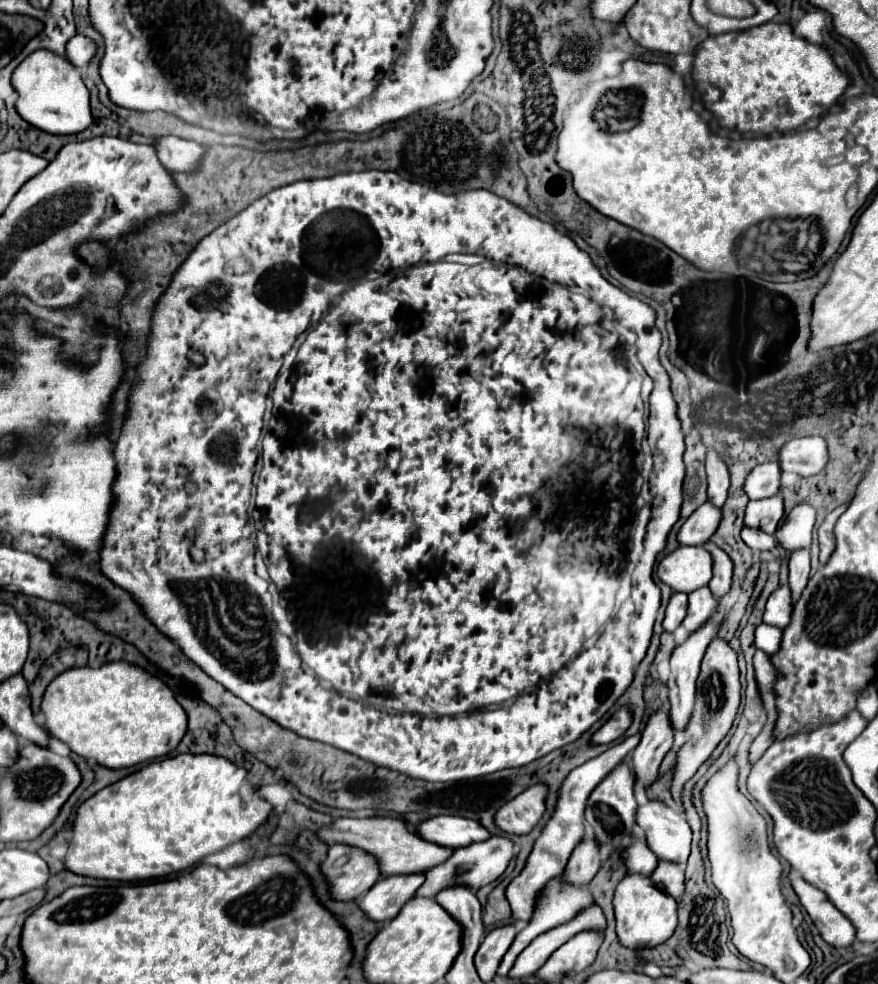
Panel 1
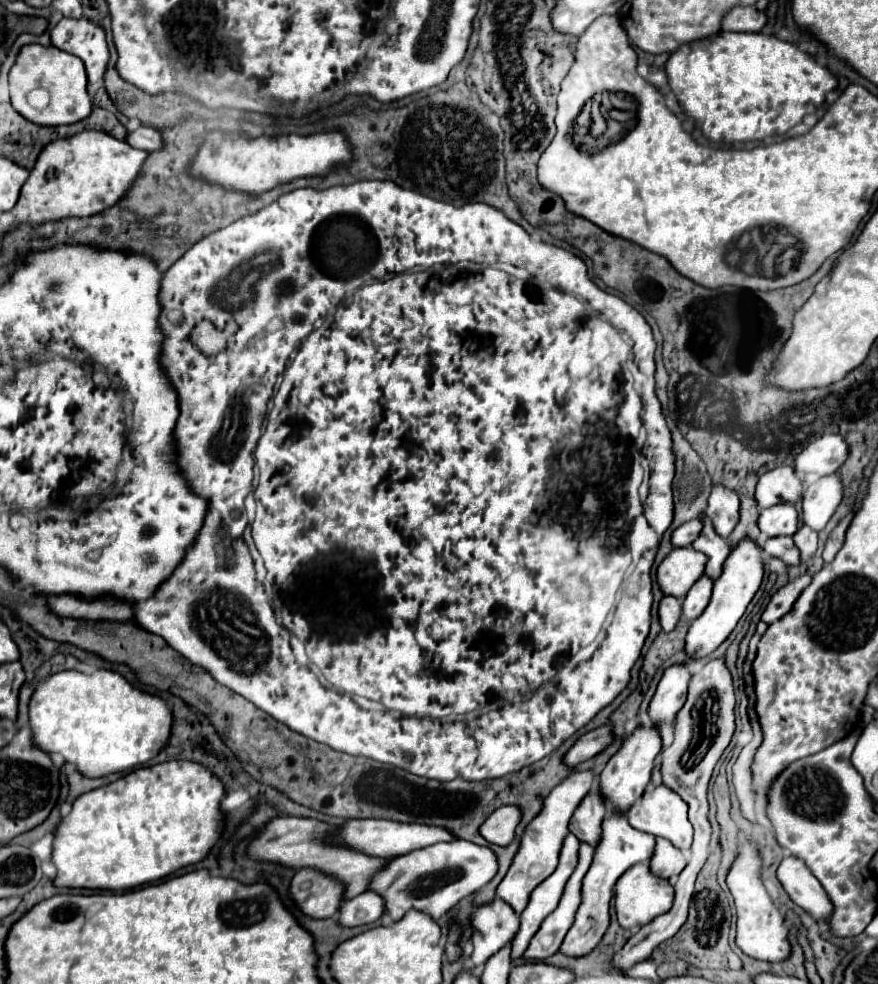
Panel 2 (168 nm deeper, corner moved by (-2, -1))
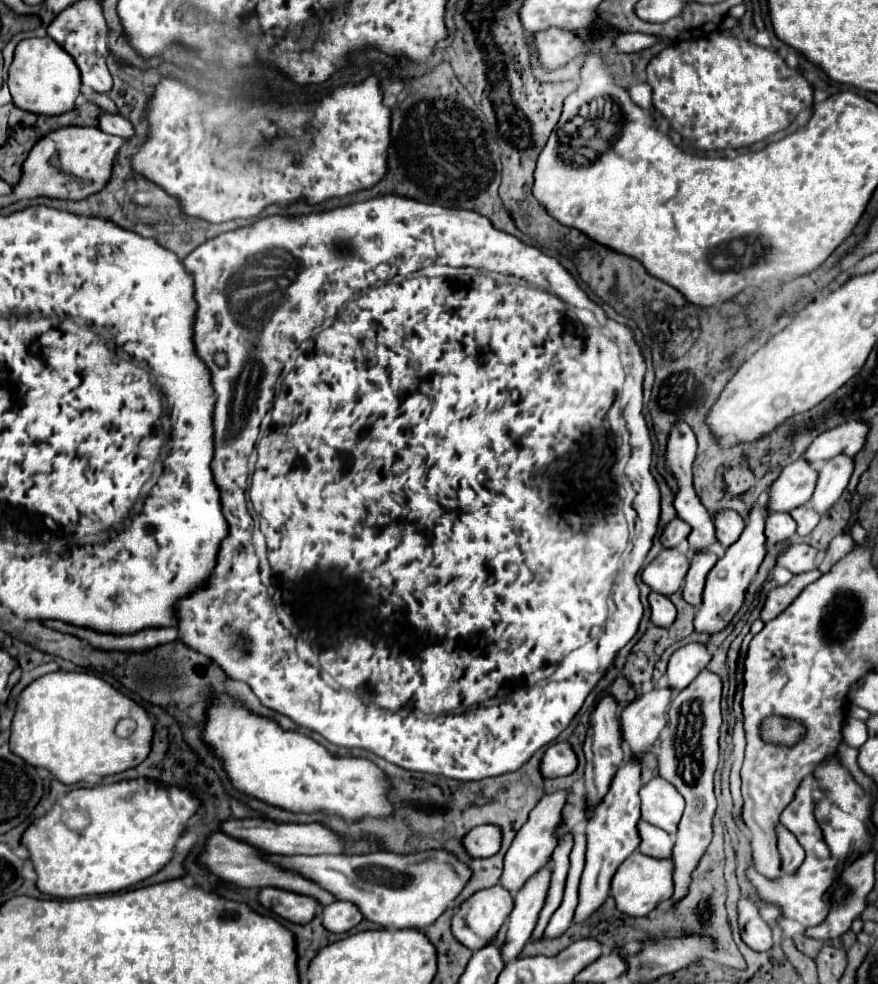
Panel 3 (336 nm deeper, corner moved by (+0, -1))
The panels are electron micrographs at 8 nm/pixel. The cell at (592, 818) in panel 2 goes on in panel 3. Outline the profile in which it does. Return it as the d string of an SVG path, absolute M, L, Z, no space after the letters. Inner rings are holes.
M604 696L598 706L590 714L590 728L584 742L584 756L586 756L586 774L584 774L584 788L586 788L586 800L588 810L594 808L602 796L608 792L610 782L624 762L624 750L622 750L622 728L618 722L618 702L614 696Z

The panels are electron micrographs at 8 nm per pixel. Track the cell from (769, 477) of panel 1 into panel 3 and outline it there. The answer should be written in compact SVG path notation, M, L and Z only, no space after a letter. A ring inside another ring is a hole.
M804 458L788 464L782 474L772 482L768 492L768 508L790 512L802 504L806 504L816 486L816 468Z

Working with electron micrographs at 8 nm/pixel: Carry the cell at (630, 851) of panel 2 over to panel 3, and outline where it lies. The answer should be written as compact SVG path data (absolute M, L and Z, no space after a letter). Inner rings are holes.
M630 756L612 778L610 790L606 792L604 800L596 804L596 812L588 818L586 836L588 836L588 848L586 848L586 868L580 880L580 904L576 908L574 922L586 920L598 906L606 900L610 890L610 880L616 872L616 868L638 848L640 836L638 836L638 820L640 820L640 762Z

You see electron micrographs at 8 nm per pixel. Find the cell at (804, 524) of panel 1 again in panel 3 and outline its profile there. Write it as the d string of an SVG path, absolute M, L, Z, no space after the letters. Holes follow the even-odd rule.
M846 454L834 456L820 464L818 484L816 484L816 490L810 500L812 508L818 514L824 514L826 510L830 510L832 504L842 496L844 488L848 486L848 480L852 476L852 468L854 468L854 460Z

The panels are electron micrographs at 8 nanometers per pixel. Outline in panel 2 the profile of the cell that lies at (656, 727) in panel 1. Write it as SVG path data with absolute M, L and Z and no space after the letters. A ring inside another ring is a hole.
M684 664L672 666L664 672L648 708L648 716L656 728L662 728L662 724L666 722L674 722L678 710L686 700L688 682L690 682L690 672Z

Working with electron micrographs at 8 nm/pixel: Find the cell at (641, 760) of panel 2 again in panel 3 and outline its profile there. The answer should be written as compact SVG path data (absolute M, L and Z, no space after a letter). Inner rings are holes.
M662 686L638 696L622 710L624 740L630 746L632 756L640 758L656 742L660 730L666 726L666 708L670 698L672 690Z

